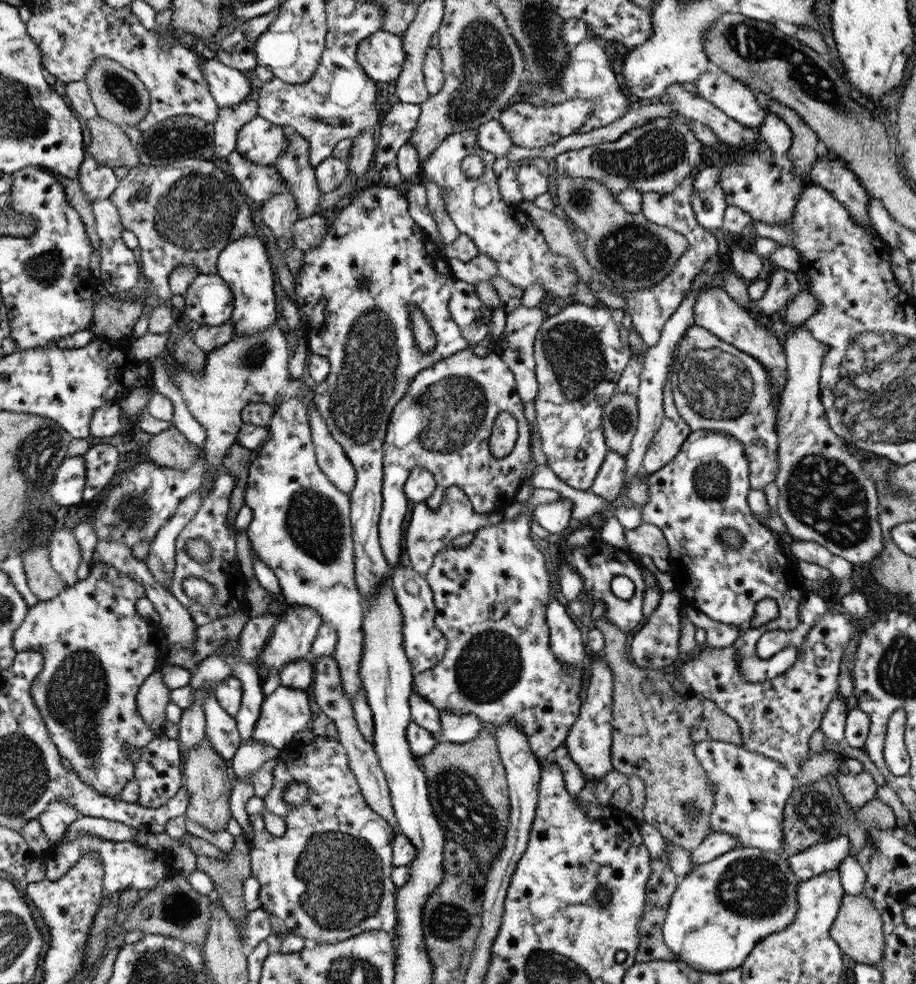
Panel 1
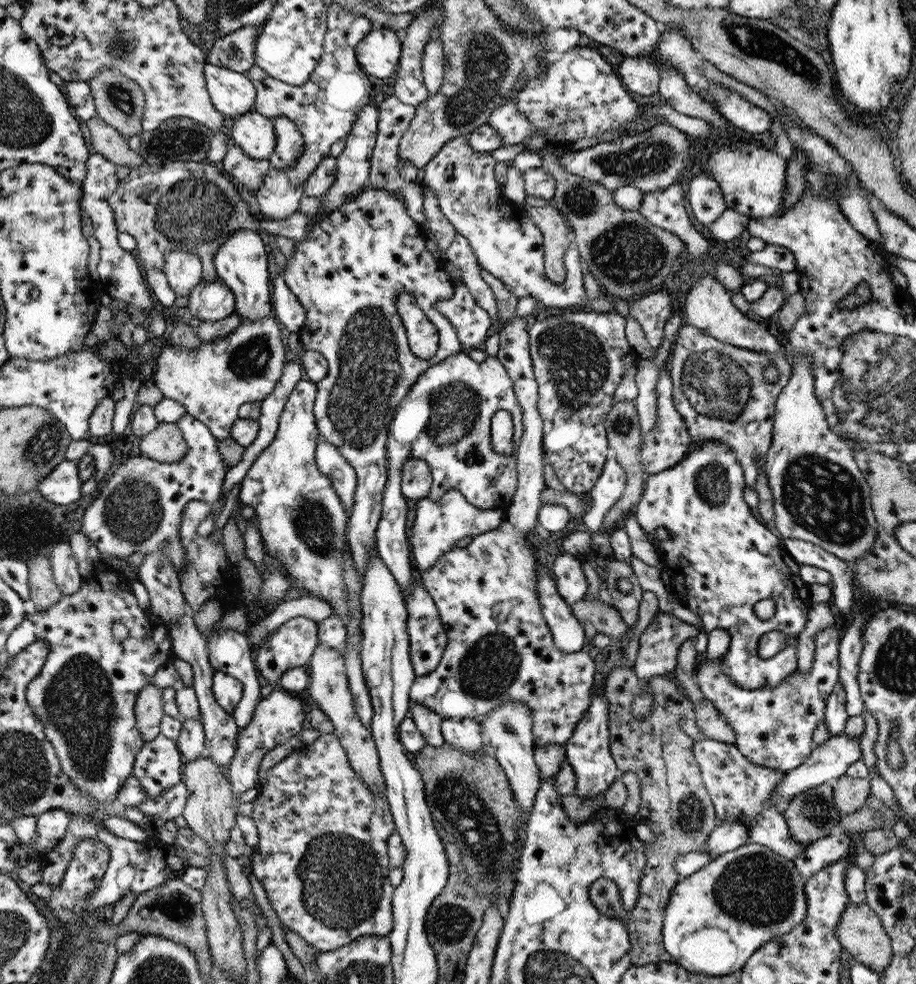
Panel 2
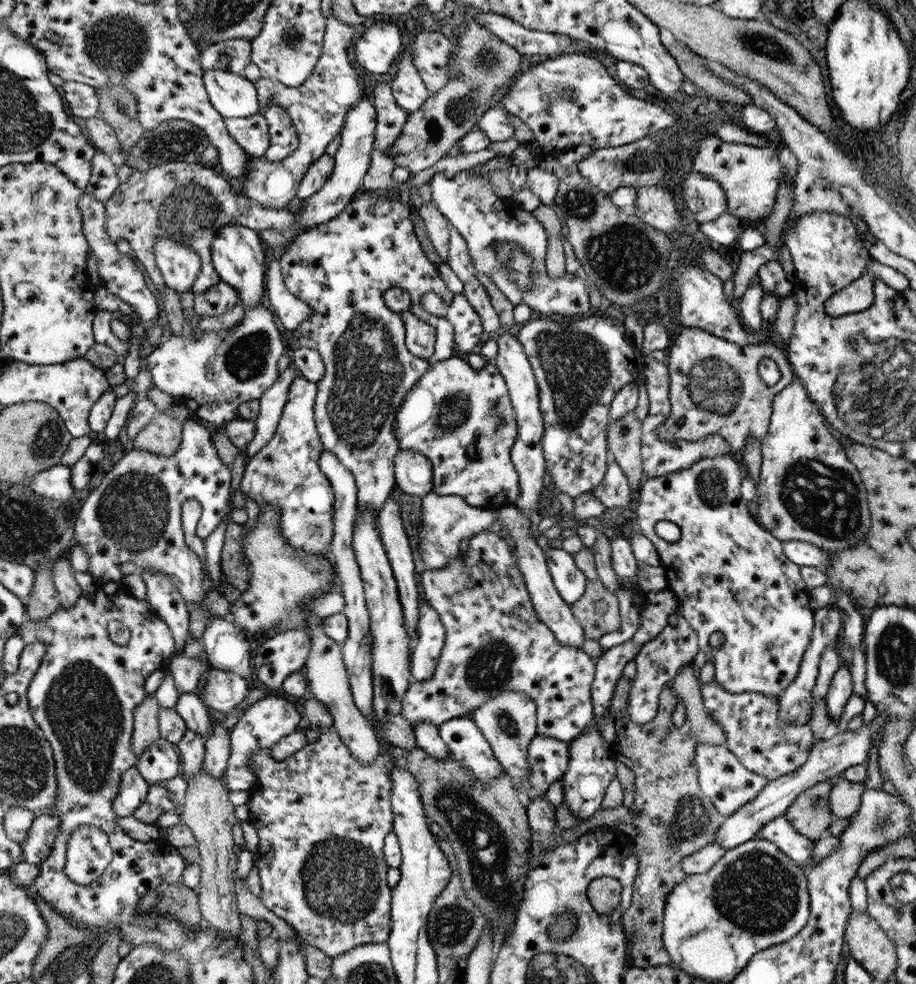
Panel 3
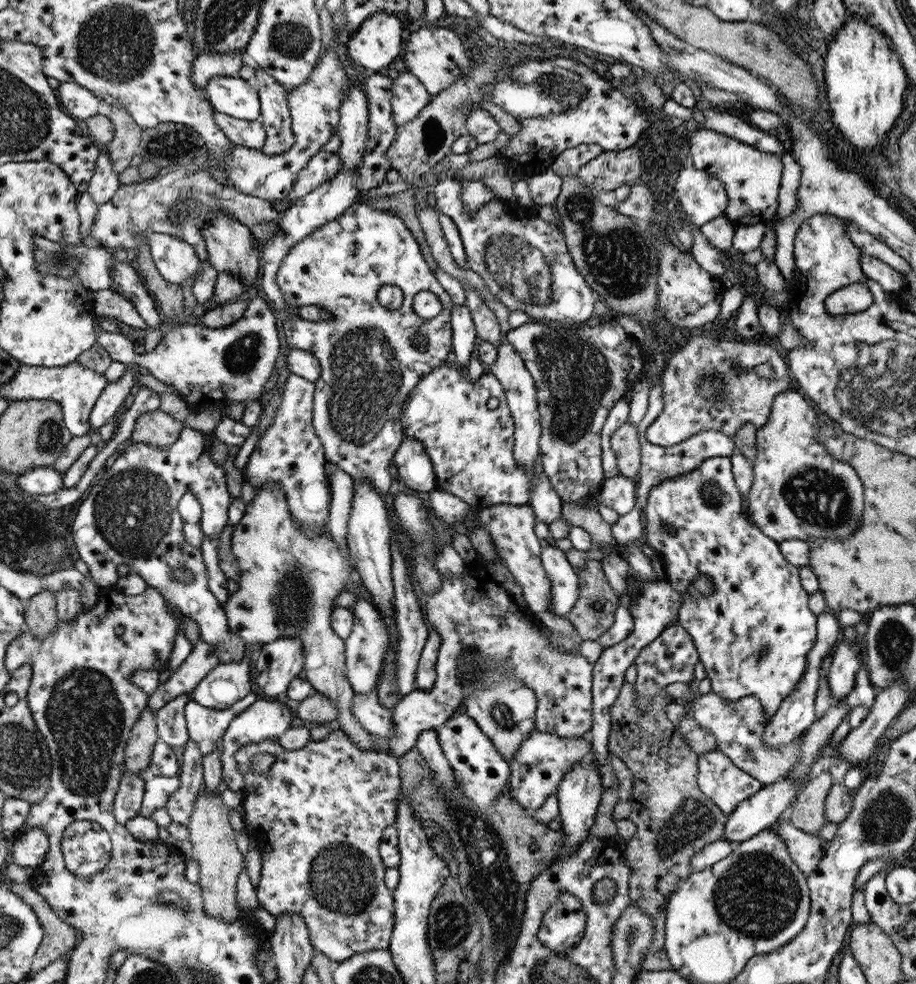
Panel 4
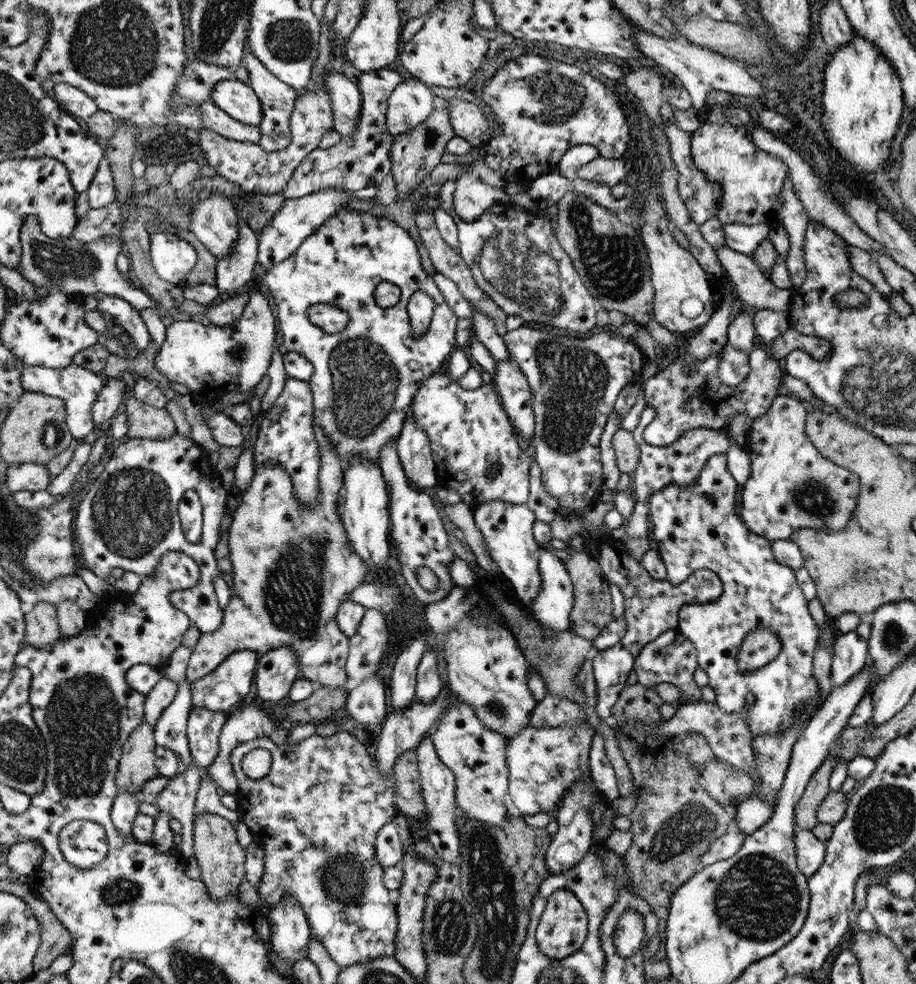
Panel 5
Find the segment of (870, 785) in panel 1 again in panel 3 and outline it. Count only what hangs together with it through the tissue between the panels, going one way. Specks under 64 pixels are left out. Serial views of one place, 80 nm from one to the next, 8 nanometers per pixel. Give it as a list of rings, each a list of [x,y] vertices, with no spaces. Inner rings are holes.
[[[840,777],[831,789],[829,803],[834,818],[852,817],[860,808],[864,783],[854,784]]]

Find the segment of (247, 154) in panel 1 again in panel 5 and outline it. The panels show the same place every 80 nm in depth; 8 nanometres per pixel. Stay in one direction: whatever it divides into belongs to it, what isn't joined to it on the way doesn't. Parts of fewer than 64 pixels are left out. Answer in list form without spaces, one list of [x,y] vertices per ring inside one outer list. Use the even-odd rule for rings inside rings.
[[[211,99],[199,103],[200,116],[206,126],[216,134],[238,142],[254,143],[261,141],[261,130],[259,126],[250,126],[234,120],[221,108],[218,108]]]

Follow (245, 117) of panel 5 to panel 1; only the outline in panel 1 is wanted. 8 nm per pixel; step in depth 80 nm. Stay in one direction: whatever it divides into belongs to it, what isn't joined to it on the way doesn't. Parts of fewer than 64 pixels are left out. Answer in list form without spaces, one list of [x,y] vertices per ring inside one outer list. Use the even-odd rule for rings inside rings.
[[[205,59],[204,68],[208,86],[220,107],[229,107],[246,100],[251,93],[247,75],[222,64],[218,59]]]

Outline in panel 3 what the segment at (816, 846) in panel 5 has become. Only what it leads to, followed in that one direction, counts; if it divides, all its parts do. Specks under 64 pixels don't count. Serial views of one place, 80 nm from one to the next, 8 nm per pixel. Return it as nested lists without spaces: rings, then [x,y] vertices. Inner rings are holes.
[[[779,816],[767,822],[759,830],[756,838],[758,837],[774,843],[785,856],[796,861],[802,868],[812,866],[814,842],[798,834],[785,816]]]

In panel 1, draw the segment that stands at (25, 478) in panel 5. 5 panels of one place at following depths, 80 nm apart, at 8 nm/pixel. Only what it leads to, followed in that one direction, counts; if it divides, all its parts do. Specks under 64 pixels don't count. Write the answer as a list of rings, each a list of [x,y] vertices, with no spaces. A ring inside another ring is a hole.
[[[85,456],[68,457],[59,466],[56,479],[49,487],[50,500],[57,505],[75,506],[83,501],[83,490],[87,482],[87,462]]]

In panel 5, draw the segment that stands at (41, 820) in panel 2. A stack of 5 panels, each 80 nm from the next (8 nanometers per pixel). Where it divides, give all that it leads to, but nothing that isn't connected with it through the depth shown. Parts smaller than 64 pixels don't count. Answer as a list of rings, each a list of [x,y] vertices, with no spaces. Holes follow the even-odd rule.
[[[31,840],[30,842],[20,842],[9,849],[1,859],[14,871],[14,876],[25,878],[35,870],[40,868],[43,861],[44,848],[40,842]]]

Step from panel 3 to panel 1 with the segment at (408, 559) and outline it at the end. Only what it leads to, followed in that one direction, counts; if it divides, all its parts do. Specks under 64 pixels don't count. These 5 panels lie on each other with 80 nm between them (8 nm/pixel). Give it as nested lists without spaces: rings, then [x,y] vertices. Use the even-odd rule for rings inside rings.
[[[470,347],[416,374],[416,378],[408,385],[406,394],[393,408],[383,445],[386,453],[384,454],[383,509],[379,520],[379,539],[389,562],[390,571],[405,564],[400,559],[404,549],[402,526],[404,526],[404,515],[407,511],[404,485],[411,473],[411,468],[421,466],[435,478],[435,492],[426,500],[432,511],[438,510],[442,505],[445,490],[448,487],[461,488],[469,498],[476,514],[503,513],[510,505],[516,503],[522,483],[521,478],[532,455],[531,430],[523,410],[524,402],[518,394],[514,376],[496,352],[490,352],[486,358],[478,358]],[[501,412],[512,414],[519,428],[515,447],[504,458],[495,457],[490,452],[488,444],[496,417]]]

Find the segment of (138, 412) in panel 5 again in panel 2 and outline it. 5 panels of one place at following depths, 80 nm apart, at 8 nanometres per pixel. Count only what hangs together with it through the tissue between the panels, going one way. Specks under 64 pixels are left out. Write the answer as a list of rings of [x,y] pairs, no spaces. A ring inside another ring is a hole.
[[[159,422],[152,432],[142,436],[139,447],[146,458],[165,464],[180,462],[189,449],[183,431],[175,422]]]

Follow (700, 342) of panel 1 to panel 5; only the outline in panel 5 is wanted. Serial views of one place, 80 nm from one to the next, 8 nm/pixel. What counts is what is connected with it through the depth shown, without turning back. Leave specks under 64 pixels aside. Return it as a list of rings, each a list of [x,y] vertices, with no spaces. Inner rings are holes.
[[[754,347],[748,352],[748,361],[751,368],[748,377],[744,382],[741,382],[738,386],[729,387],[722,382],[718,376],[718,359],[720,359],[721,352],[711,354],[712,356],[706,356],[704,360],[700,360],[696,366],[694,366],[694,372],[692,374],[686,374],[684,372],[684,360],[679,357],[674,360],[664,371],[658,372],[655,377],[651,377],[642,383],[642,391],[645,392],[644,402],[647,406],[653,406],[656,409],[656,416],[652,419],[652,422],[644,429],[644,440],[652,446],[664,446],[672,442],[676,442],[676,439],[684,437],[697,429],[707,428],[722,431],[727,428],[735,414],[744,412],[748,414],[750,418],[758,418],[762,416],[772,404],[772,401],[779,394],[779,386],[782,375],[784,372],[783,364],[778,360],[772,358],[770,350],[764,350],[761,347]]]

